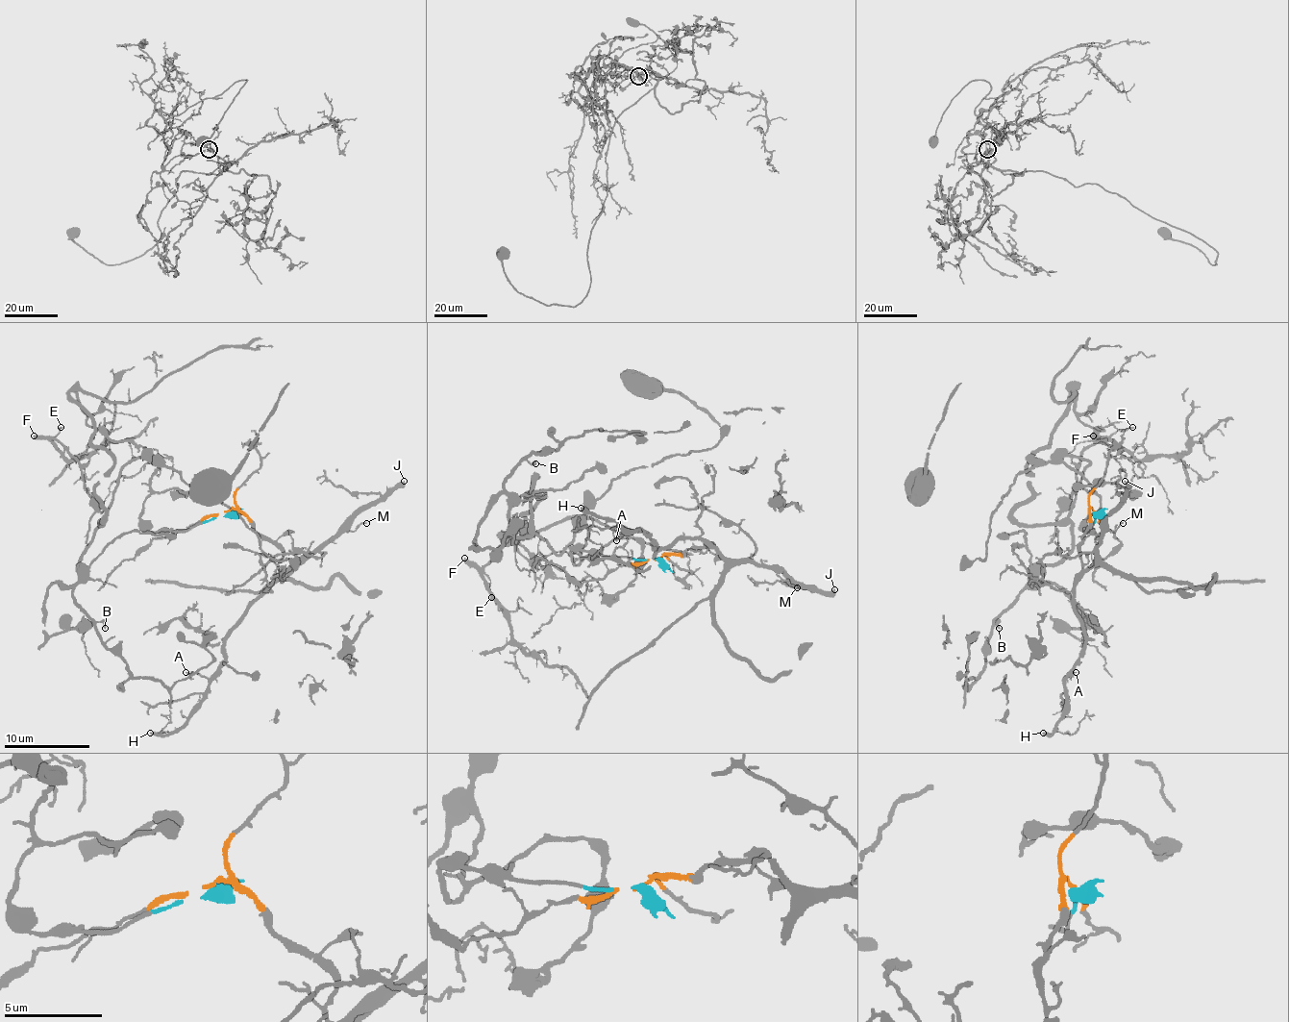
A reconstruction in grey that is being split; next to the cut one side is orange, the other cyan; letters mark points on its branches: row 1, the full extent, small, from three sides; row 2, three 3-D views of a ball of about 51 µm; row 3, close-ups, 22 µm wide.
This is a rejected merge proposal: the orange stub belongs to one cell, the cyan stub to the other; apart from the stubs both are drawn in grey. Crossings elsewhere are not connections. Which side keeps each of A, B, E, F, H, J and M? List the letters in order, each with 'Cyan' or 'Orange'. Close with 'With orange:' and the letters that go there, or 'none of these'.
A: Orange
B: Cyan
E: Cyan
F: Cyan
H: Orange
J: Orange
M: Orange
With orange: A, H, J, M

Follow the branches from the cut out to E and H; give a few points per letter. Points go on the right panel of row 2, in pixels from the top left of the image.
E: (1094, 512), (1087, 532), (1101, 497), (1061, 459), (1089, 462), (1072, 508), (1077, 465), (1087, 448), (1132, 426)
H: (1094, 512), (1078, 553), (1083, 577), (1075, 587), (1085, 641), (1066, 680), (1066, 714), (1051, 734), (1042, 732)

